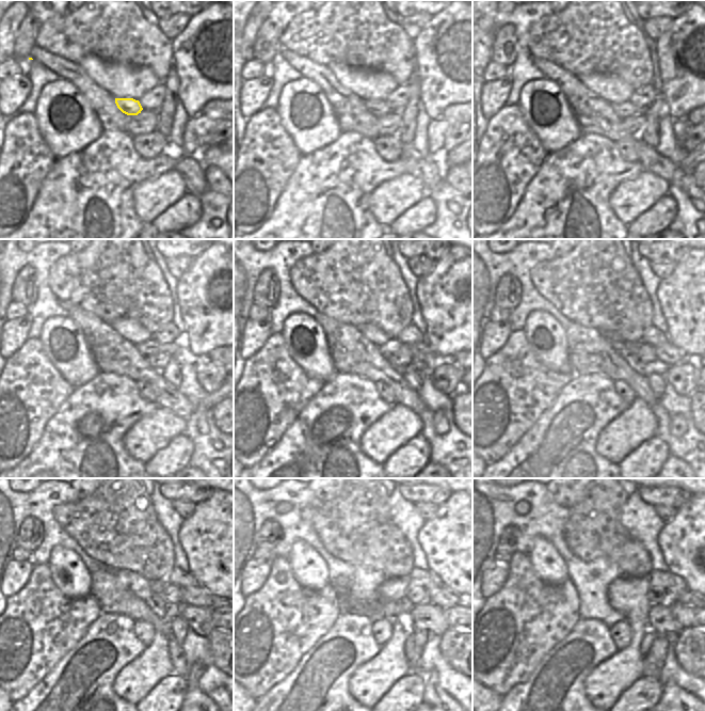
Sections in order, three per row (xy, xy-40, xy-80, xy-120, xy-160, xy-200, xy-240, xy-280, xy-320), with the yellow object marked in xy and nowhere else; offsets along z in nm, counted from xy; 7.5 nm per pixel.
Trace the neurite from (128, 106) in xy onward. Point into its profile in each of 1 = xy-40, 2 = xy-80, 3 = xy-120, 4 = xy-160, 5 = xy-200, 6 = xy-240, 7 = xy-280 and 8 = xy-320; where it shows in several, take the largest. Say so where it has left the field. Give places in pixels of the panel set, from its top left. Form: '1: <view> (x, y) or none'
1: xy-40 (378, 108)
2: xy-80 (626, 109)
3: xy-120 (150, 347)
4: xy-160 (421, 351)
5: xy-200 (667, 353)
6: xy-240 (197, 596)
7: xy-280 (442, 597)
8: xy-320 (687, 598)

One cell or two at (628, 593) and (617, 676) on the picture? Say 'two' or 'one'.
one

